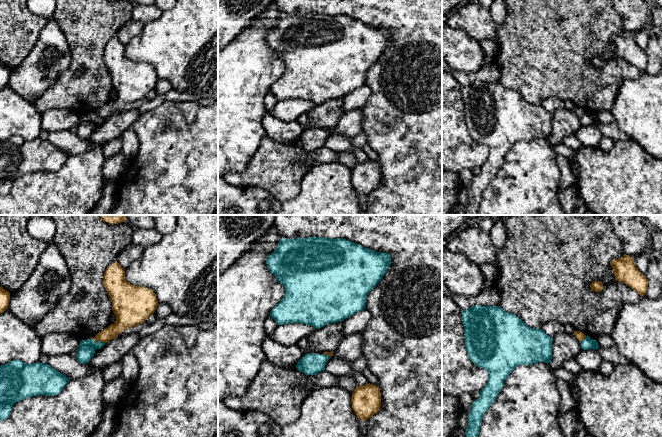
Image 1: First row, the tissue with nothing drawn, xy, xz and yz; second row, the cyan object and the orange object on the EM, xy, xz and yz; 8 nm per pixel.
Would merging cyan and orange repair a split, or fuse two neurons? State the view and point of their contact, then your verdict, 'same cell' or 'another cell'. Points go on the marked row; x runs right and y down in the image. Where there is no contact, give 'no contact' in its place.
meets cyan in xy at (101, 341); another cell

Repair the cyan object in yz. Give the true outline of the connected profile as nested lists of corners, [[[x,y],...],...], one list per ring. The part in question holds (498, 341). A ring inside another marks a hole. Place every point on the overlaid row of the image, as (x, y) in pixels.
[[[475,305],[462,311],[465,350],[469,359],[488,374],[488,382],[480,391],[480,397],[473,401],[468,415],[466,437],[478,437],[482,418],[496,400],[504,381],[518,365],[532,365],[538,362],[549,363],[552,359],[552,337],[541,328],[526,325],[518,316],[506,312],[500,306]]]

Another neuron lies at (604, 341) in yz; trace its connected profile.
[[[611,335],[599,336],[597,338],[597,342],[599,344],[599,347],[602,347],[602,348],[608,348],[608,347],[615,346],[615,342],[613,338],[611,337]]]

